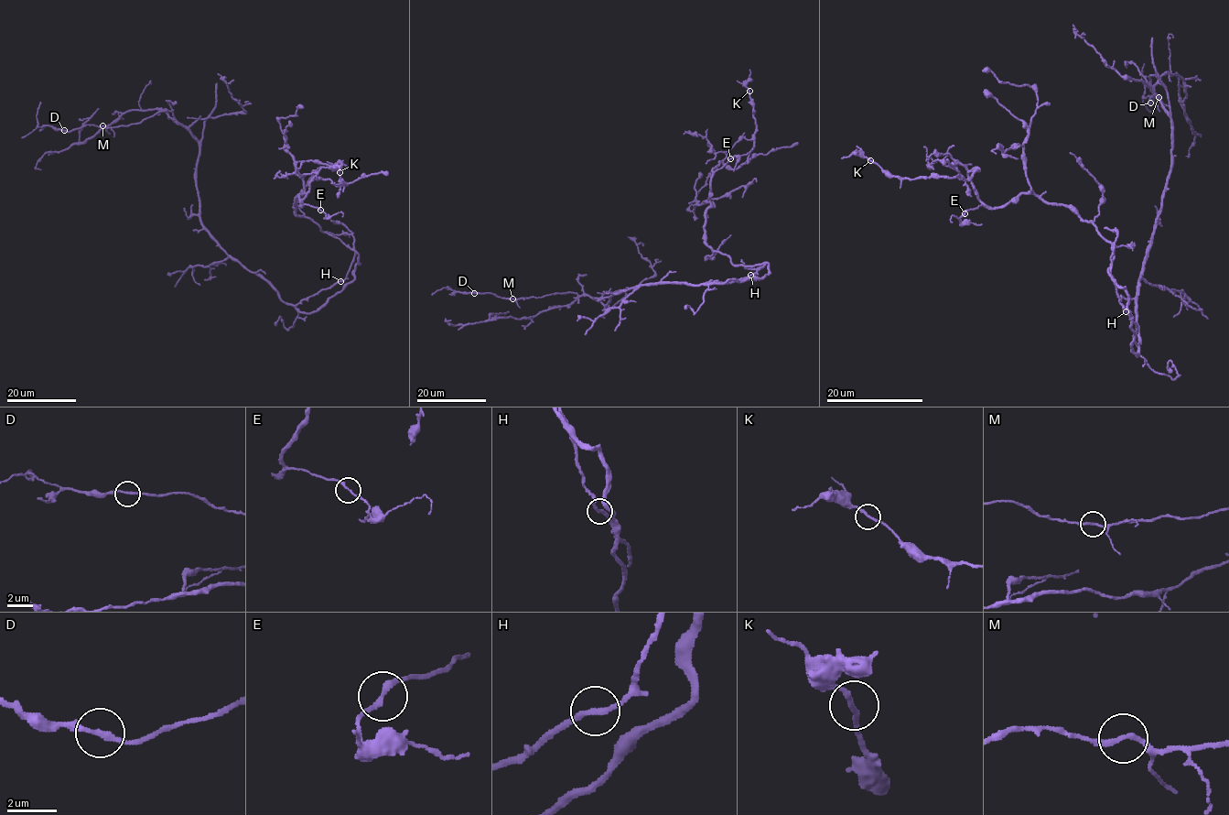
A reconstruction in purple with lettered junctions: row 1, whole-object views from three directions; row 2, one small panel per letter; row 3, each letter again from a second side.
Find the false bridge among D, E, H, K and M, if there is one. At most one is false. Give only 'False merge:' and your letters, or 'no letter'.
False merge: no letter

